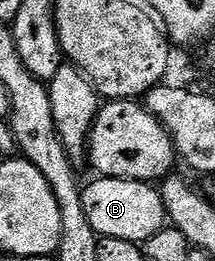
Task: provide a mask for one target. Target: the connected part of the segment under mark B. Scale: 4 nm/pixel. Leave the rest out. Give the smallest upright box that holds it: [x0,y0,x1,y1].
[83,177,168,243]

